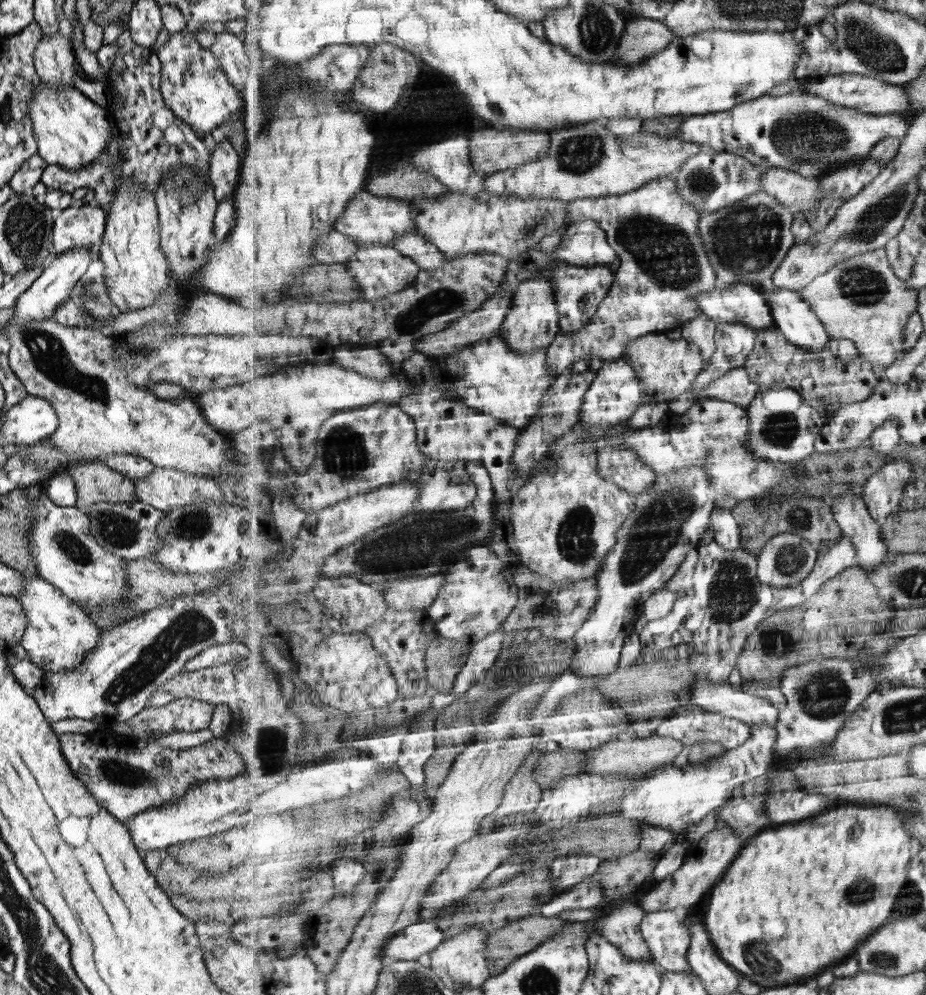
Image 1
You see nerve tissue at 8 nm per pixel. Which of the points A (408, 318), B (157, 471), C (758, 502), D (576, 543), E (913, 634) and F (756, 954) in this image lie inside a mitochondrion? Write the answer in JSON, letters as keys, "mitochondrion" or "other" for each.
{"A":"mitochondrion","B":"other","C":"other","D":"mitochondrion","E":"other","F":"mitochondrion"}

